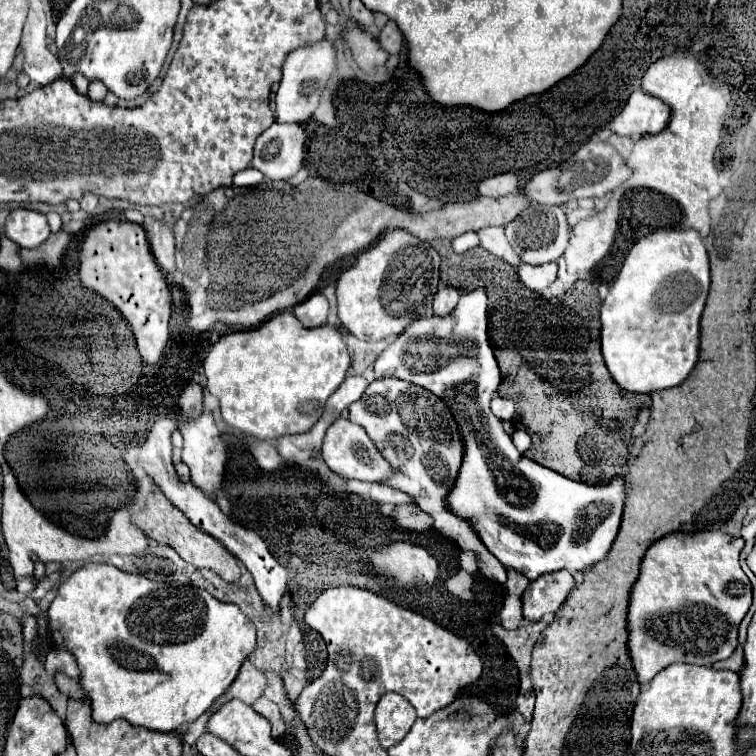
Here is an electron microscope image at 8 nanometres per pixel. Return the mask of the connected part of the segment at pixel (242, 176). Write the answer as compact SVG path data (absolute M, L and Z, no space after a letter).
M248 167L248 169L244 169L244 171L240 171L240 173L234 175L234 185L238 185L238 187L250 187L250 185L262 183L262 179L264 179L264 175L258 169Z

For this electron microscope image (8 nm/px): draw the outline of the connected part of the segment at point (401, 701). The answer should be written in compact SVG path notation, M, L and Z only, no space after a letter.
M398 693L382 695L376 707L376 717L374 717L376 727L378 727L380 745L388 749L390 745L398 743L410 731L416 717L418 715L414 707L402 695Z

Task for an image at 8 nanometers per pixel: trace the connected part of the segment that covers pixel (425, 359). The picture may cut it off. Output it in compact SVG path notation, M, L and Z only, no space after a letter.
M478 287L460 295L454 313L450 313L448 317L428 315L416 319L412 325L408 325L408 329L404 329L404 333L396 337L396 341L388 349L380 353L374 365L376 379L396 377L396 379L410 381L442 397L442 401L448 405L460 429L464 457L462 457L460 473L452 489L448 491L446 505L452 515L472 525L480 541L484 541L484 545L494 553L494 557L500 563L504 563L504 567L512 567L524 573L530 581L544 573L554 573L560 569L566 569L570 573L584 571L606 557L618 533L622 505L624 505L624 479L618 477L608 485L596 485L596 487L584 485L552 469L546 469L518 453L510 435L504 431L502 421L490 411L492 395L500 385L500 369L490 347L486 301L488 301L486 289Z

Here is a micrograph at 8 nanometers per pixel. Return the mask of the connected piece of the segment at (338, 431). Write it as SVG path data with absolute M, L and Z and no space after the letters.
M338 417L326 431L326 437L322 441L322 459L326 461L326 465L334 473L348 477L348 479L380 483L380 481L392 477L392 465L388 465L388 461L372 445L366 431L360 425L354 425L348 419L342 419L342 417Z

